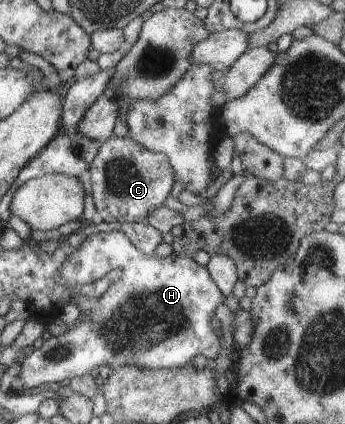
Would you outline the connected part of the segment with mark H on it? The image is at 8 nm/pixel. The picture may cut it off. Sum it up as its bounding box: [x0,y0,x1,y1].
[21,231,224,389]

